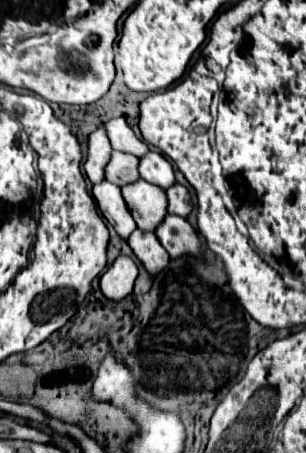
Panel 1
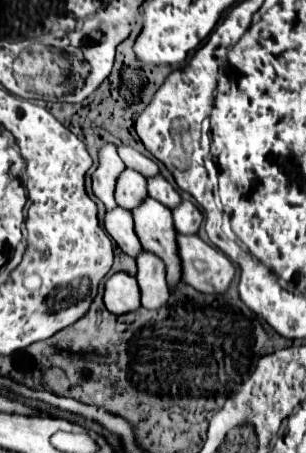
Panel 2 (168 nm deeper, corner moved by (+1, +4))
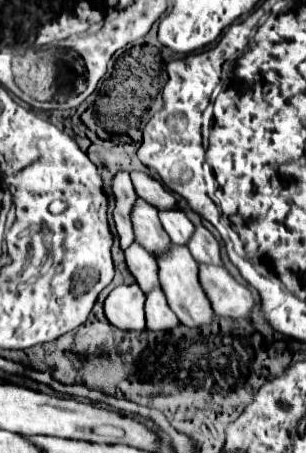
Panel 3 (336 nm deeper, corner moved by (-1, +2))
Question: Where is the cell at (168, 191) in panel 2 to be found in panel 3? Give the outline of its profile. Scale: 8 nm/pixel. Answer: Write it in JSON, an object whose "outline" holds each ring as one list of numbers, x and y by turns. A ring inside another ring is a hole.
{"outline":[[181,209,163,211,163,213,159,213,159,219,163,223,163,229,171,237,171,243,187,245,187,239,191,239,191,235,195,233,193,223,185,217,185,213]]}

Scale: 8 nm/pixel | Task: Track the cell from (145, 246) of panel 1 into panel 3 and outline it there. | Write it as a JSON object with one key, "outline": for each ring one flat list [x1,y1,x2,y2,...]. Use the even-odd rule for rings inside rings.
{"outline":[[161,289,147,293,145,315,147,315,147,329,149,331,173,331,175,327,181,325,177,315,169,309,167,299]]}

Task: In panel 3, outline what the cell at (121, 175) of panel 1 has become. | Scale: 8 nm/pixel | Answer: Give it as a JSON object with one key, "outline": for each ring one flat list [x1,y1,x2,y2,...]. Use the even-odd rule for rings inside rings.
{"outline":[[137,199,131,217,133,217,137,243,153,257,155,257,155,251,159,251,159,247,167,247,167,243,171,243,169,235,163,231,163,225,159,223,157,209,153,205,145,203,143,199]]}

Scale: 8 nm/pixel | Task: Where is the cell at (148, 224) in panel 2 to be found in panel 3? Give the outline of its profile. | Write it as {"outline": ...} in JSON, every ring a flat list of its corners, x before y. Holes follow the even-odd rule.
{"outline":[[171,245,169,251,165,251,157,257,157,263,159,263,159,279,161,279,163,293,167,297,169,307,179,317,179,321,185,327,195,327,195,329,211,325,213,323,213,309,211,309,209,299,199,283,199,265,191,257,189,249,181,247,181,245]]}

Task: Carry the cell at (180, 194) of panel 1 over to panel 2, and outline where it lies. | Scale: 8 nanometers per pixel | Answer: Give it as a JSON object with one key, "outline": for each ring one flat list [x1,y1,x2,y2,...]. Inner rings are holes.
{"outline":[[181,201,181,205,173,209,173,221,179,233,197,233,201,219,203,219,201,211,191,201]]}

